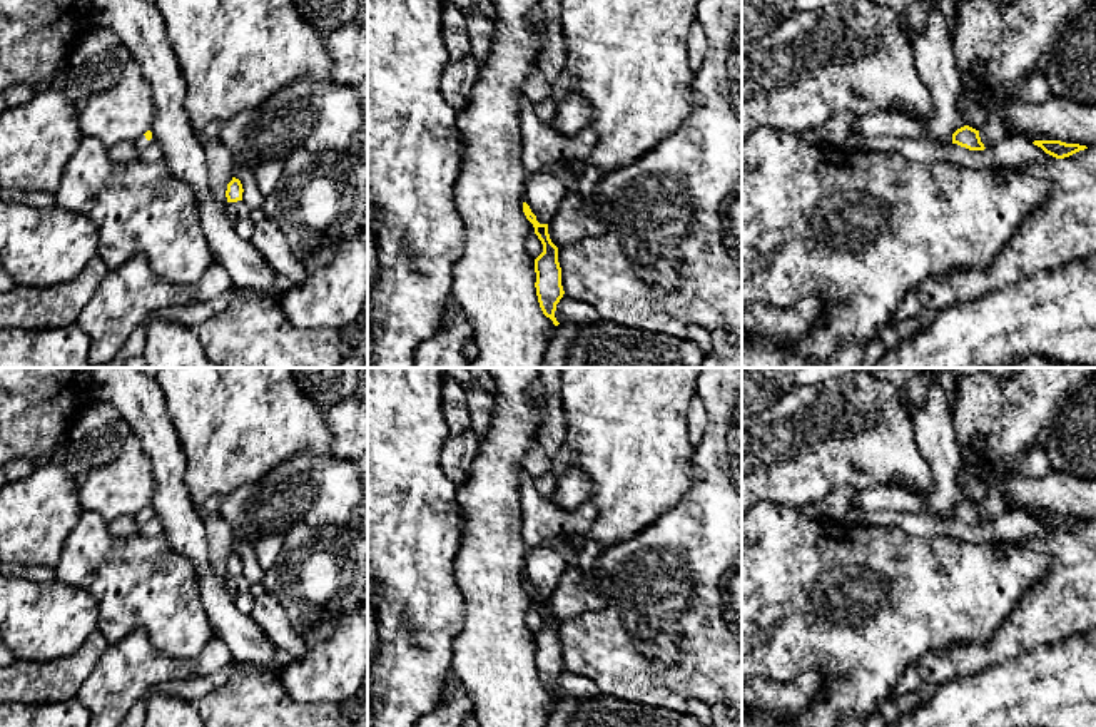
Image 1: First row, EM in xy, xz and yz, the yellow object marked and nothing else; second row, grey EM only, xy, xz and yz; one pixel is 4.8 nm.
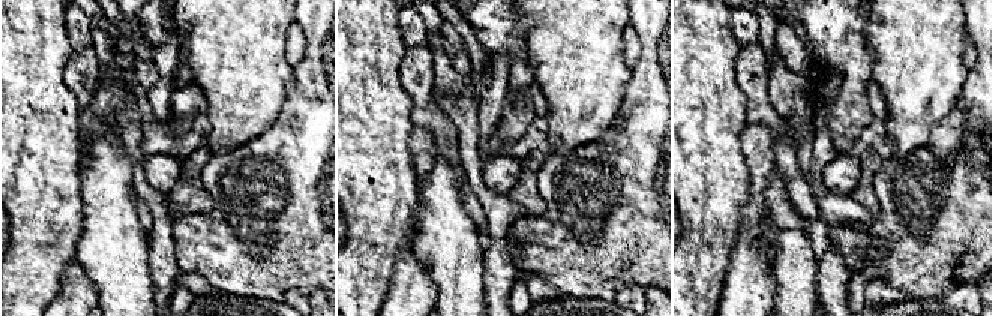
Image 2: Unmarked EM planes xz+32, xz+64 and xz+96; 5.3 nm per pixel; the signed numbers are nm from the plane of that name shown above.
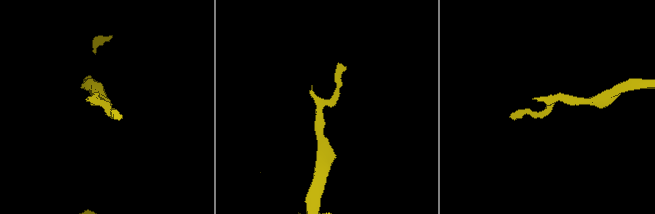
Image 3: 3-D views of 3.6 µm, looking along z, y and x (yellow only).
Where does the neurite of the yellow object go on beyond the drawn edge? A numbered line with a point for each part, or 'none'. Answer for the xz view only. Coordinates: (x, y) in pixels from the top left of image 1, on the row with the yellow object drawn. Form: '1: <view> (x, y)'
none

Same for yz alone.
none

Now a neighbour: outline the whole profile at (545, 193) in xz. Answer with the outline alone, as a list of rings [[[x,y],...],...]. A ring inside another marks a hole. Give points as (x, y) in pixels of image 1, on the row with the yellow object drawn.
[[[546,172],[530,175],[525,186],[526,204],[540,224],[548,224],[556,216],[566,194],[565,182]]]

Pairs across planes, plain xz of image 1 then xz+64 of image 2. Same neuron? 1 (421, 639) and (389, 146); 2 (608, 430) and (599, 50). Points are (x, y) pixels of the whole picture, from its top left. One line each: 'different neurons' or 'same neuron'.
1: same neuron
2: same neuron

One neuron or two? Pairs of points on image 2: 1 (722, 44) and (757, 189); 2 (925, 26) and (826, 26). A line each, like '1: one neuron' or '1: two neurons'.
1: two neurons
2: two neurons

